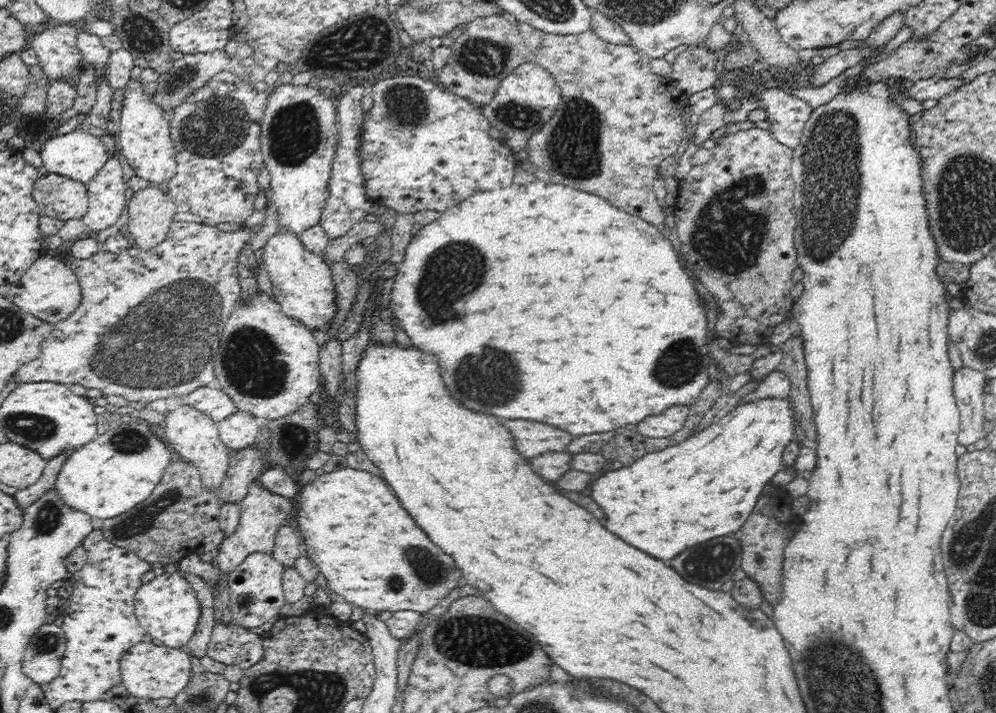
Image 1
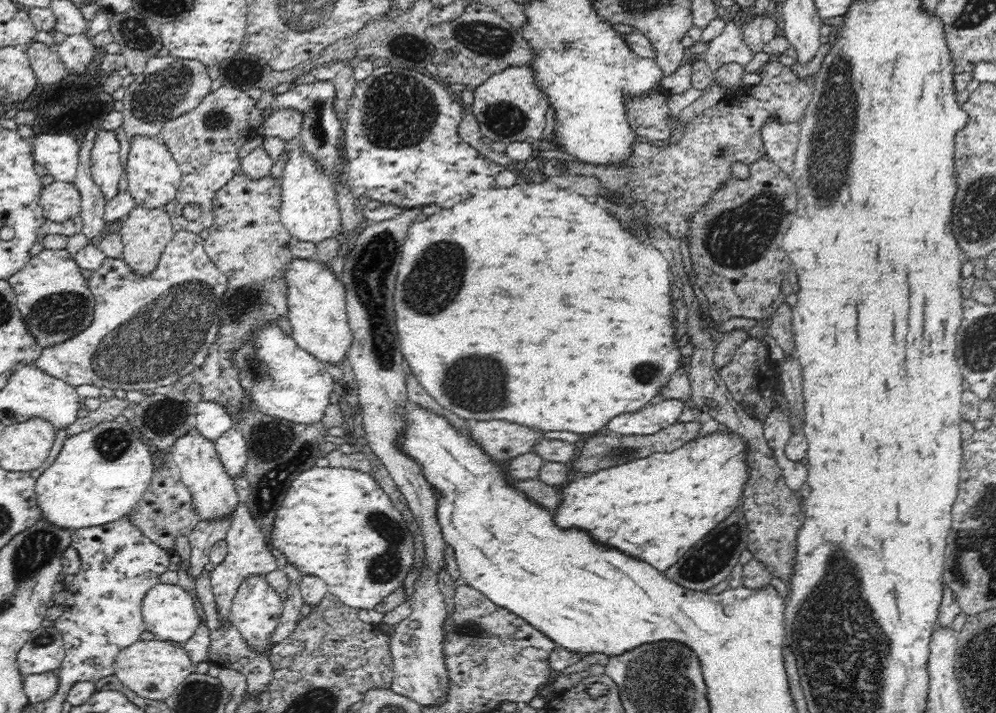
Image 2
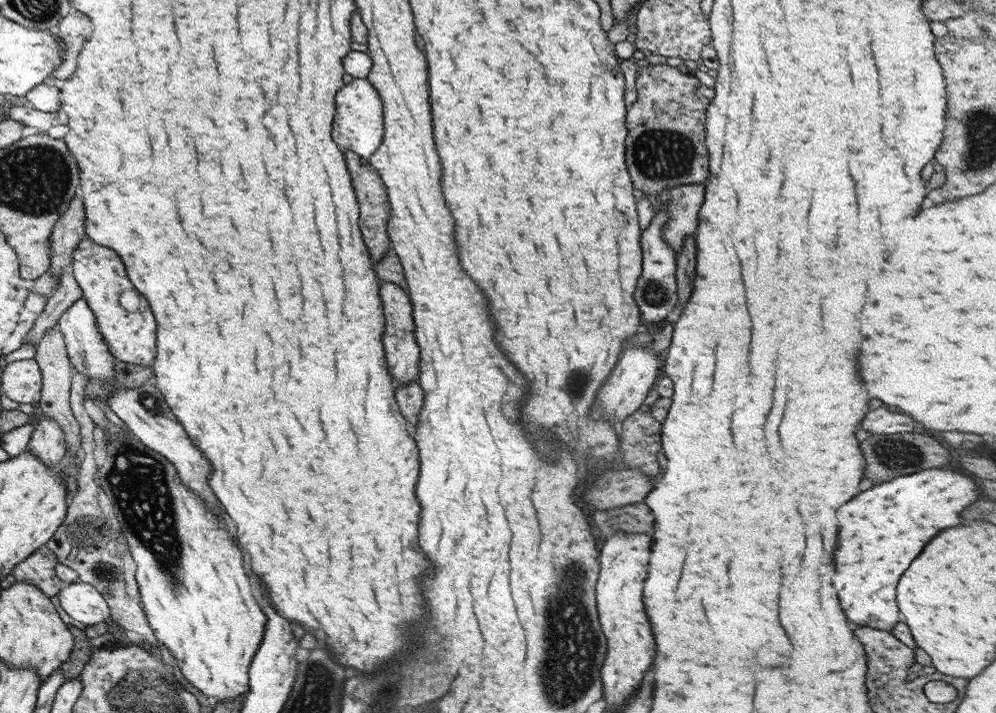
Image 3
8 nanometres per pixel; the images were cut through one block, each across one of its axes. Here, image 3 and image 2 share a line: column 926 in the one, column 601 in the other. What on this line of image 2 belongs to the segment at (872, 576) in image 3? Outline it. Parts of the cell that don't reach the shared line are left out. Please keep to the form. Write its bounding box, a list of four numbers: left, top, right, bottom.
[554,427,750,570]

